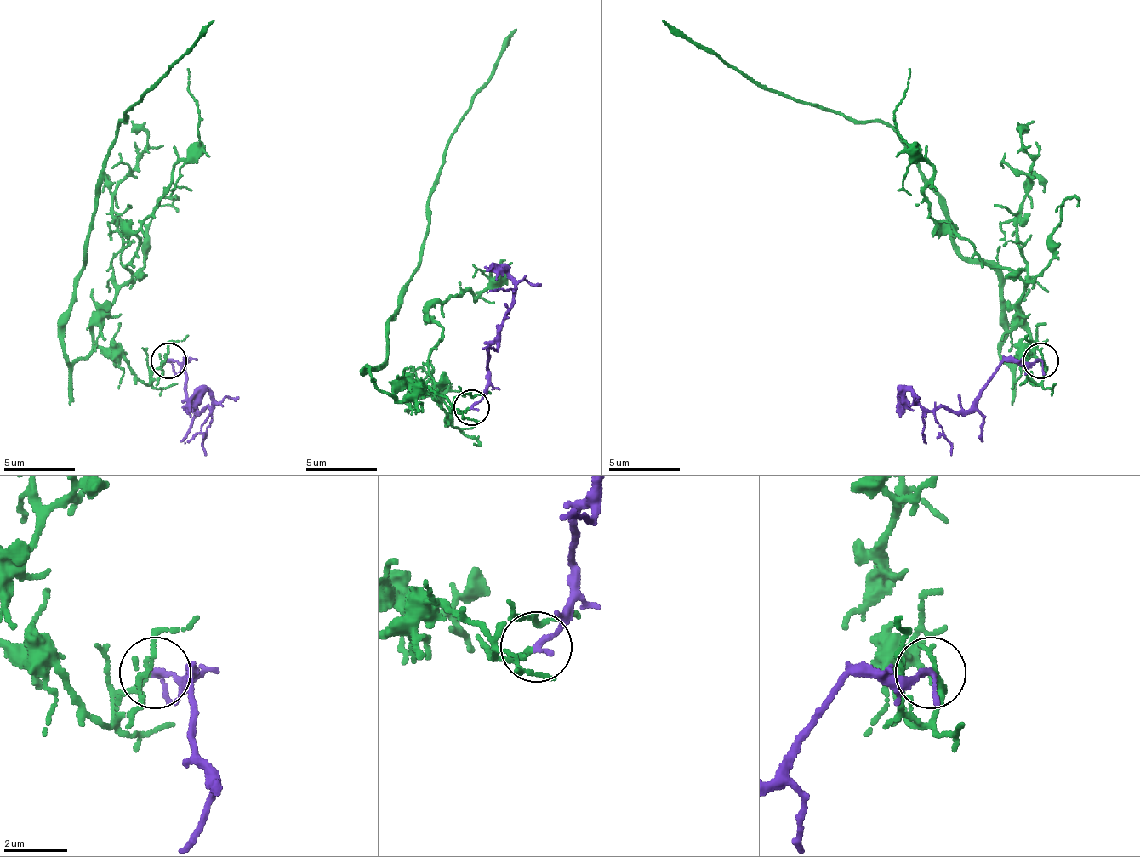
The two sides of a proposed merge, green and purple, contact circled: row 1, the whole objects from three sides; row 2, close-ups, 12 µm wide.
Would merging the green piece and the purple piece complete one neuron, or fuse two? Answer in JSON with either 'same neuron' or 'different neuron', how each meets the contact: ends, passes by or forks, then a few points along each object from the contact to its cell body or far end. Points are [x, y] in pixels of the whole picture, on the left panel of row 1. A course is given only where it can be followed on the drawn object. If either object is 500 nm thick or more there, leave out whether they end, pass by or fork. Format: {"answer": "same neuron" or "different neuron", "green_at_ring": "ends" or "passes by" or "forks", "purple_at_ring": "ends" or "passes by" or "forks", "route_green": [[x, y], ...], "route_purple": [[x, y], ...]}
{"answer": "same neuron", "green_at_ring": "ends", "purple_at_ring": "ends", "route_green": [[168, 360], [146, 384], [96, 349], [71, 363], [64, 313], [85, 266], [117, 127], [214, 19]], "route_purple": [[168, 360], [185, 363], [185, 399], [196, 410], [211, 410], [208, 392], [182, 410]]}

